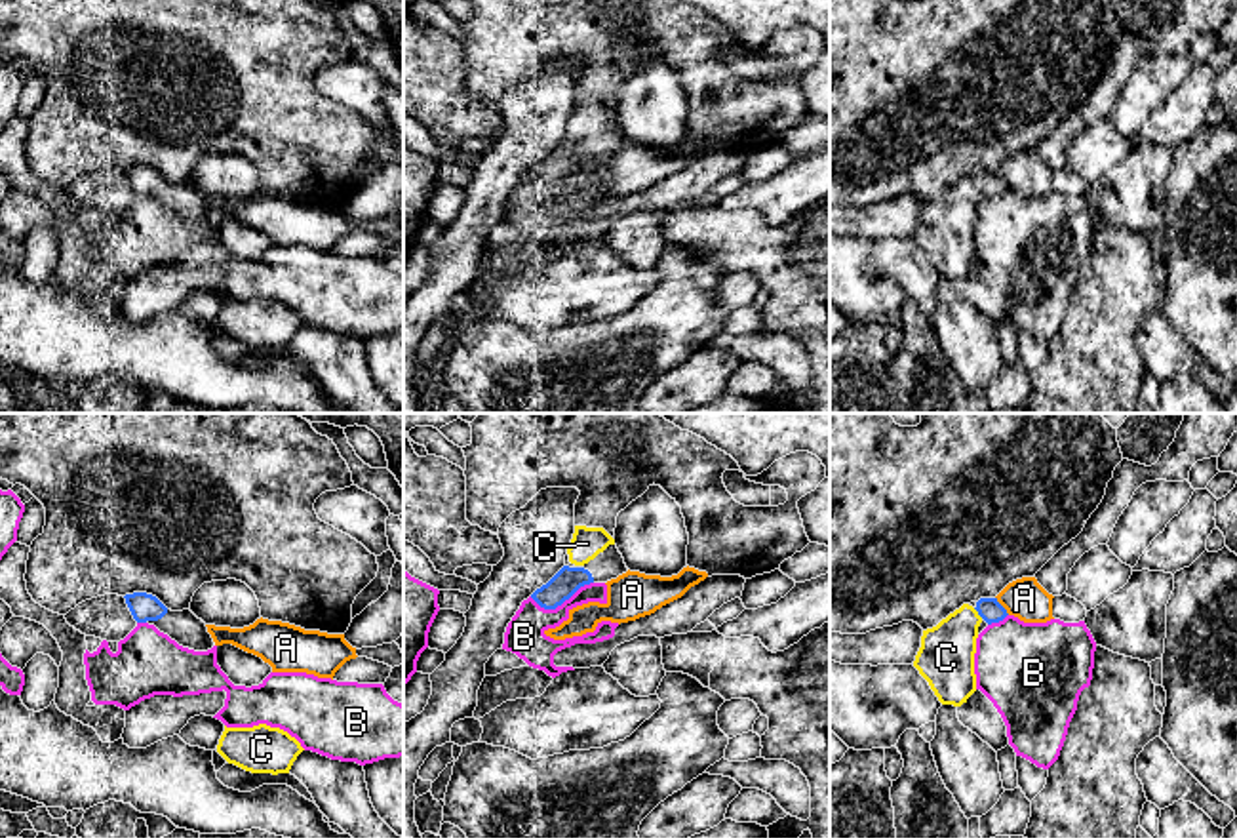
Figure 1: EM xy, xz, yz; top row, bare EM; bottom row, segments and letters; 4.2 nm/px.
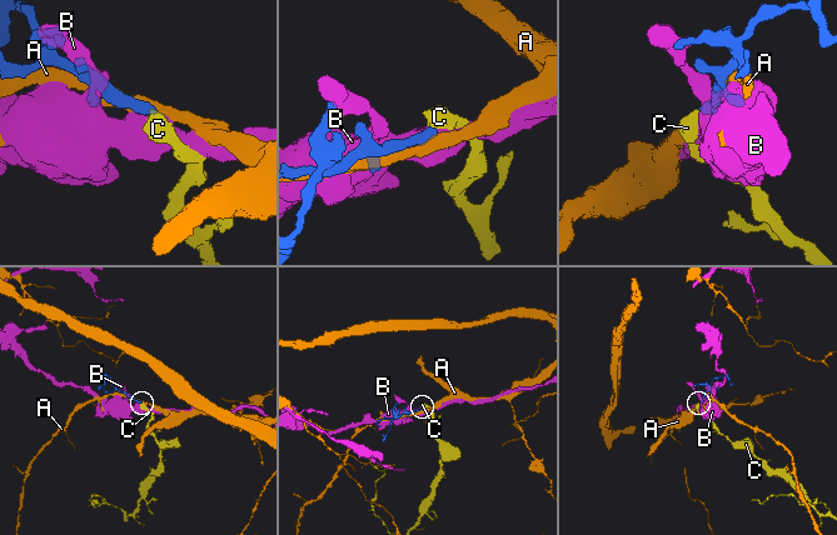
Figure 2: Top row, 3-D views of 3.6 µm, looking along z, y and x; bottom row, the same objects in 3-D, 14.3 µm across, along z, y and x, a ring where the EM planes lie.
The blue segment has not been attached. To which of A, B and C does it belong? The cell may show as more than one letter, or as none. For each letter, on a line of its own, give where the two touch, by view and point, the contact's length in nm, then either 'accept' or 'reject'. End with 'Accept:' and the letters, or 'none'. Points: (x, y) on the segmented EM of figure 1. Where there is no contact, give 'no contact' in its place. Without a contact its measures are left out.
A: meets blue in yz at (1001, 606); contact 100 nm long; reject
B: meets blue in xz at (560, 604); contact 280 nm long; reject
C: meets blue in yz at (979, 614); contact 60 nm long; accept
Accept: C

